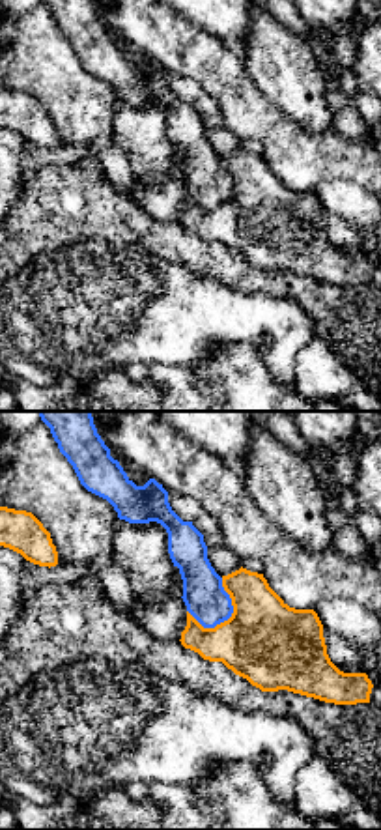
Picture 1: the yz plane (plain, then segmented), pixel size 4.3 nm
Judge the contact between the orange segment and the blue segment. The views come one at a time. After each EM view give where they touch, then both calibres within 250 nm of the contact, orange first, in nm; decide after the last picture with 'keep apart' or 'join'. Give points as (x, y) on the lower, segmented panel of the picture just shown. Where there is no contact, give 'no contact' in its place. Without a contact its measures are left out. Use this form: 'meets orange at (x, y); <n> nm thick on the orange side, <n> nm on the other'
meets orange at (234, 610); 360 nm thick on the orange side, 180 nm on the other

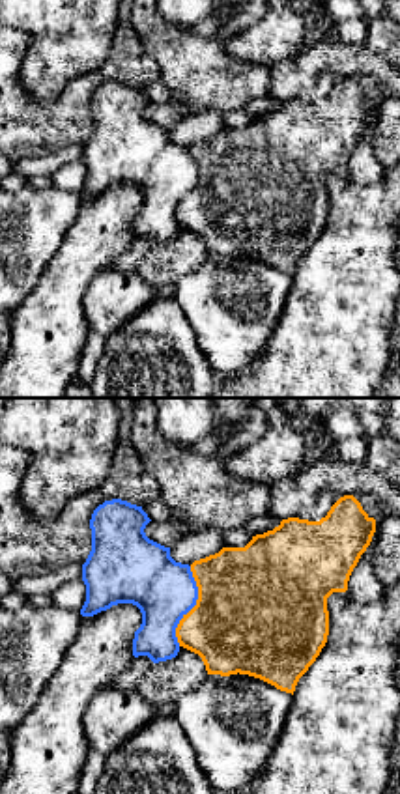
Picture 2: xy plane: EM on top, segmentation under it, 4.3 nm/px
meets orange at (195, 606); 500 nm thick on the orange side, 280 nm on the other

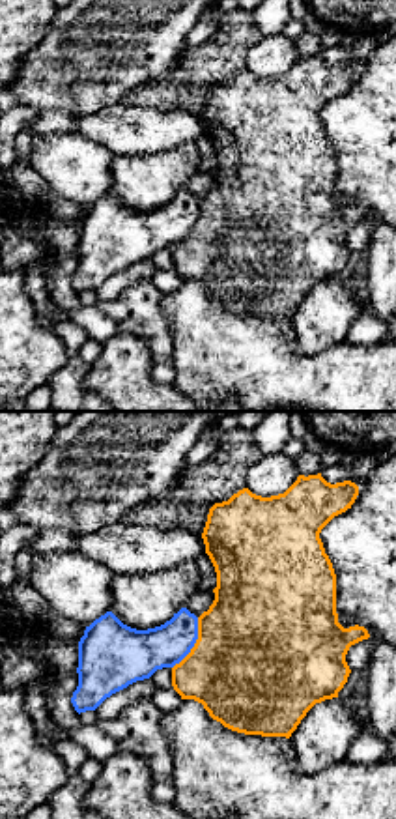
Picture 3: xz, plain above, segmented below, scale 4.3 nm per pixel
meets orange at (195, 644); 500 nm thick on the orange side, 200 nm on the other

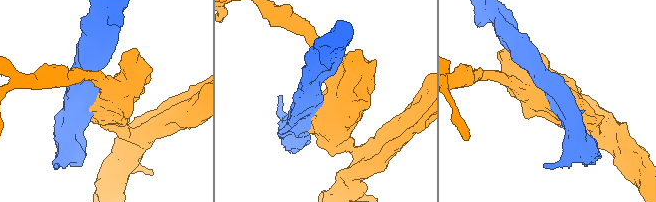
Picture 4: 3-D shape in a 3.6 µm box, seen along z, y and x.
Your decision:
keep apart

